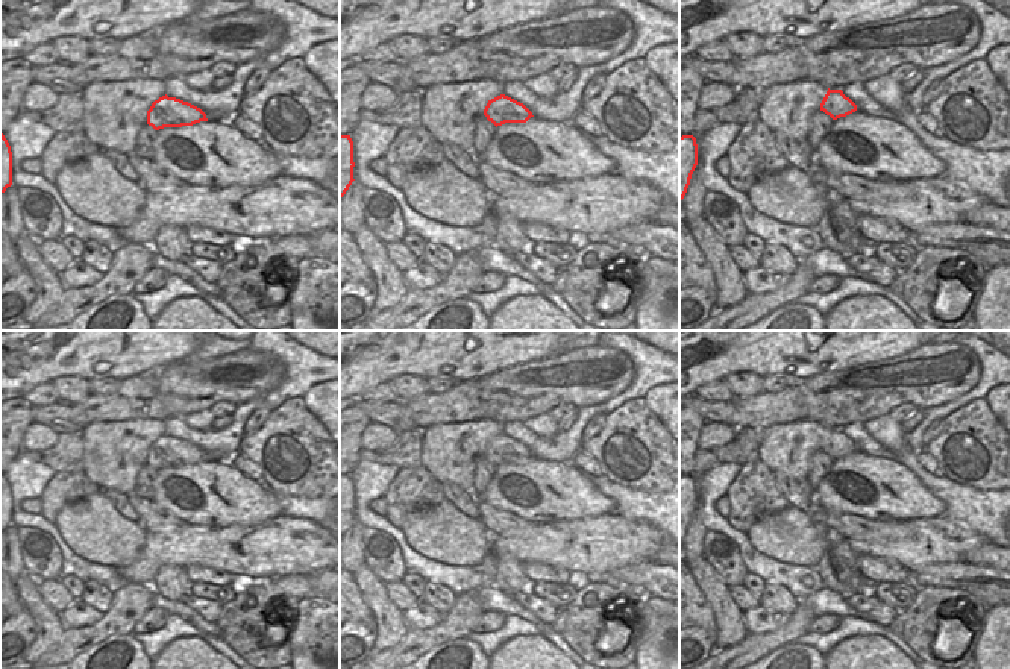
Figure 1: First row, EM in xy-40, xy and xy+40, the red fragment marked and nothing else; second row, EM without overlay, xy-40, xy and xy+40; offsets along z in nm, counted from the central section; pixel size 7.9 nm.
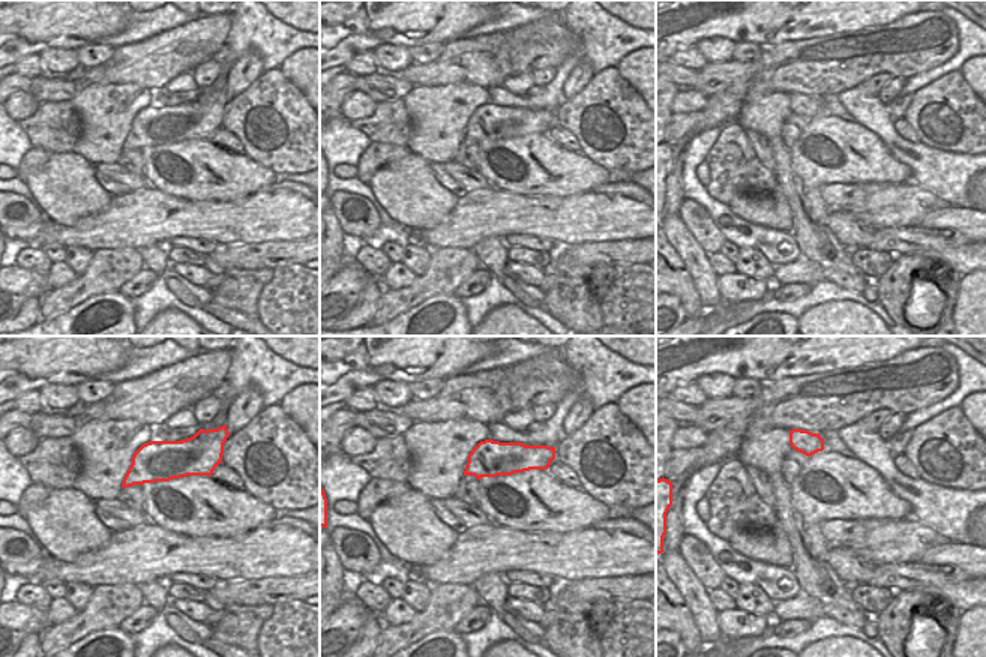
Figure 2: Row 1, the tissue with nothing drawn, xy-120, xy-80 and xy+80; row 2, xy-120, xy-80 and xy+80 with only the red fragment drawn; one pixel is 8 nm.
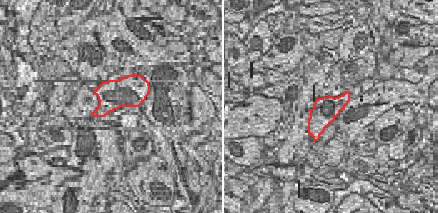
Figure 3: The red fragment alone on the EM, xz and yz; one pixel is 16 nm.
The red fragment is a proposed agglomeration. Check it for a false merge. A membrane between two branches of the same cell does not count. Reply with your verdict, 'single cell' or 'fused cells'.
single cell

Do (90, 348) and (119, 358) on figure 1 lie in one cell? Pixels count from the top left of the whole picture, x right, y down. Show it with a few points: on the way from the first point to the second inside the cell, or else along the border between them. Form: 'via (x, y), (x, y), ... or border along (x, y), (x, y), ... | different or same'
via (97, 348), (108, 348), (111, 351) | same

